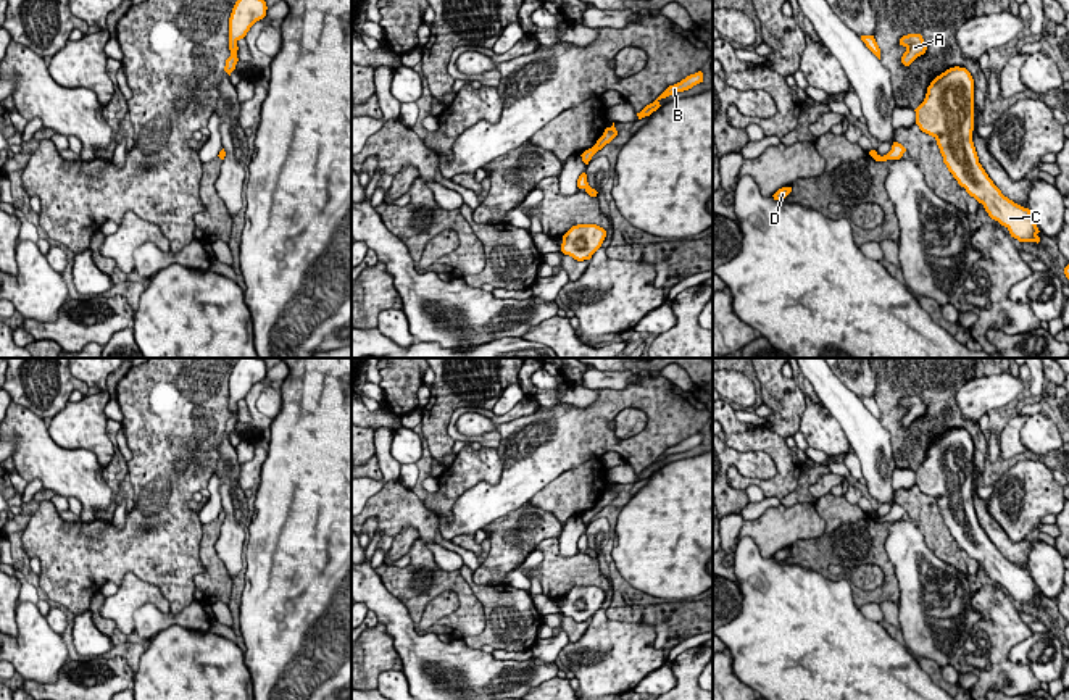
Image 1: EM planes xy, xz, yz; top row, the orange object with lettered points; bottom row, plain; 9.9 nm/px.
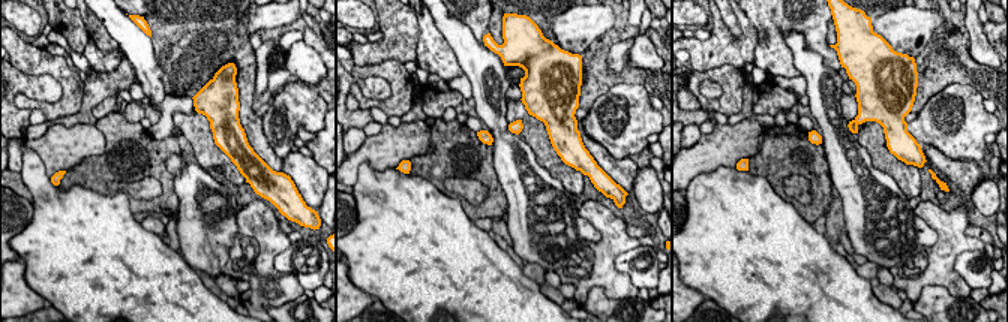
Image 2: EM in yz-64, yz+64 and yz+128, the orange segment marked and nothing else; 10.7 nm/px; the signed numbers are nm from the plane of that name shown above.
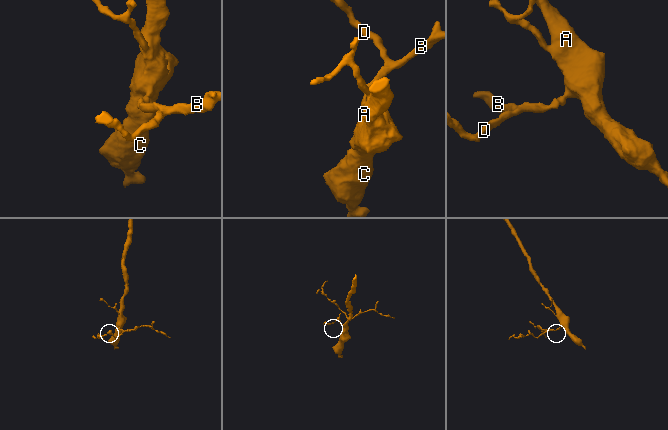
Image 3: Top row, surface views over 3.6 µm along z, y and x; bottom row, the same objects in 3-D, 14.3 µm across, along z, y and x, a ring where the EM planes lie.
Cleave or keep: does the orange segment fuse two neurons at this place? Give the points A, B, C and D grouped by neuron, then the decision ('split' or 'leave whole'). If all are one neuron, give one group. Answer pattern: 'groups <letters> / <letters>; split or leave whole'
groups A C / B D; split

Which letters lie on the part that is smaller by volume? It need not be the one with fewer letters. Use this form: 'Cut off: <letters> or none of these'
Cut off: B, D

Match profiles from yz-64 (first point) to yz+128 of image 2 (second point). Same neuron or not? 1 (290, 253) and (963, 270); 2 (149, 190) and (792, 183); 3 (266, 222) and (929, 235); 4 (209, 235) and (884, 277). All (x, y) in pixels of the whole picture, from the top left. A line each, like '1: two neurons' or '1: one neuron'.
1: one neuron
2: one neuron
3: two neurons
4: two neurons

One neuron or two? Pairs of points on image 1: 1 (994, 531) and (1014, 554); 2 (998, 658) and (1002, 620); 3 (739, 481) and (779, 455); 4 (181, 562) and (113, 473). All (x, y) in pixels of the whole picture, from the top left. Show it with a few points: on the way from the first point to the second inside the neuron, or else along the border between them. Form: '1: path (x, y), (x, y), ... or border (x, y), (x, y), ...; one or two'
1: path (998, 536), (1010, 549); one
2: path (1000, 649), (1002, 629); one
3: path (753, 483), (773, 483), (781, 474), (781, 470); one
4: border (126, 462), (128, 473); two

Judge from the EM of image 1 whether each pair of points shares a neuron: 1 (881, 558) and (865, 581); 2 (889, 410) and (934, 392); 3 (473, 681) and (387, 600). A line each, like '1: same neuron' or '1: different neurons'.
1: different neurons
2: same neuron
3: same neuron

